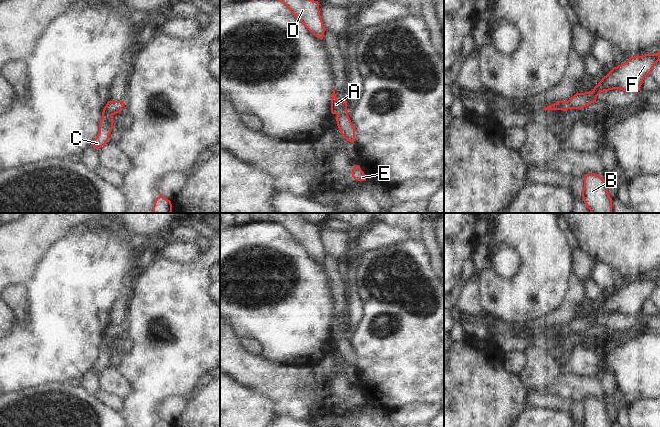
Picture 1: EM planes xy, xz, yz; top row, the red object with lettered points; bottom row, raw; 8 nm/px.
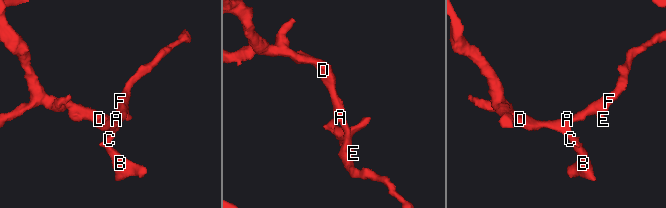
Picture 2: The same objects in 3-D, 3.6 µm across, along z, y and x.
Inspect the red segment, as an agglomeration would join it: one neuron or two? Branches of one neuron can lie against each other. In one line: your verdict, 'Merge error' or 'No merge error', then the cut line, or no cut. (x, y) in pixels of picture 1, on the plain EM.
No merge error. No split.

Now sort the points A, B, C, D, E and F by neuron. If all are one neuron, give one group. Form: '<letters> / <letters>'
A B C D E F

